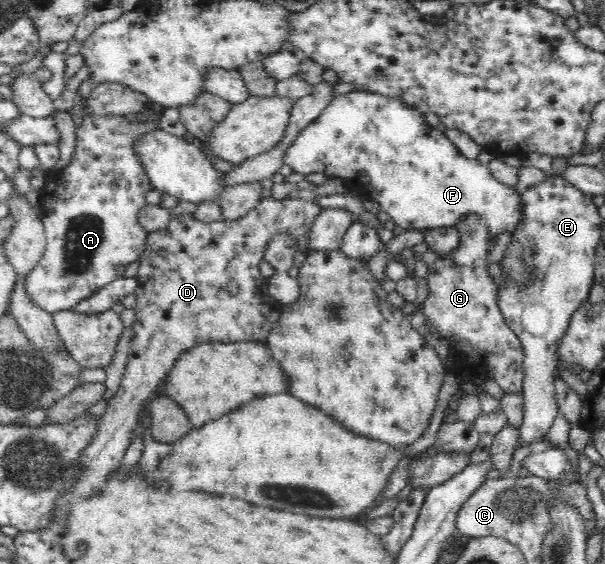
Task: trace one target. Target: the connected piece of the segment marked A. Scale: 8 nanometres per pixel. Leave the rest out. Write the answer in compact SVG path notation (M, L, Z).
M148 111L128 117L88 117L84 114L83 125L76 129L77 146L71 163L65 169L50 174L39 191L42 200L39 214L44 223L46 248L37 267L24 277L22 287L26 299L43 312L54 315L71 310L71 306L81 298L123 277L125 266L144 252L148 234L137 225L136 213L147 204L145 193L152 187L138 165L130 143L137 134L159 126L158 116L147 122Z

